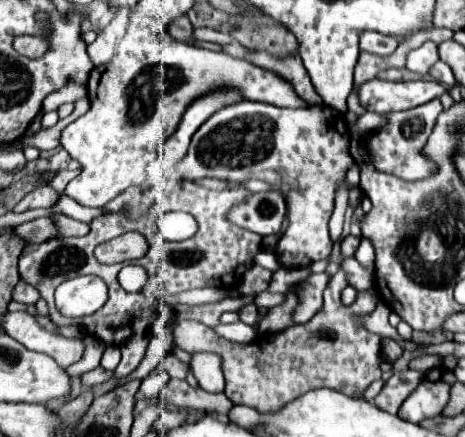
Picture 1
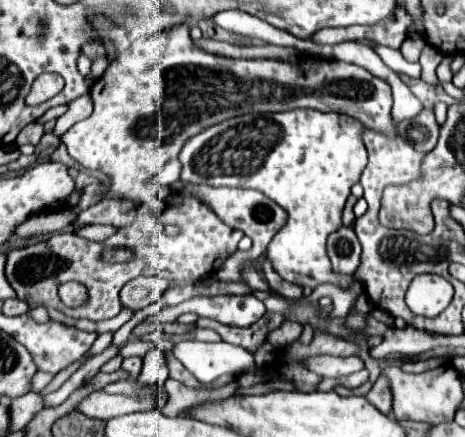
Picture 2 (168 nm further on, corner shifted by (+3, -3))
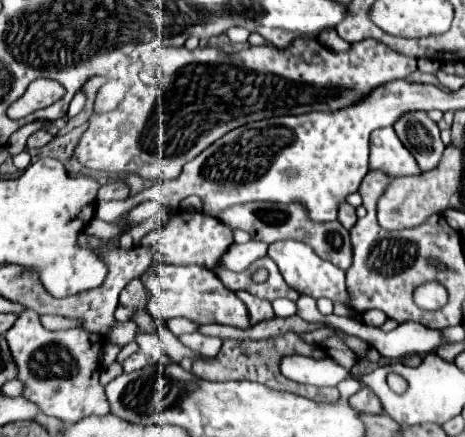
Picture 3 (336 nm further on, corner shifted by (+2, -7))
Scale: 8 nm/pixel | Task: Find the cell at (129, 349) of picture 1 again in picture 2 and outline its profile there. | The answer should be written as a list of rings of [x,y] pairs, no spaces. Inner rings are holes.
[[[140,356],[124,358],[124,362],[122,362],[122,370],[130,372],[130,376],[132,376],[132,378],[136,378],[136,376],[138,376],[140,368],[142,368],[142,358],[140,358]]]

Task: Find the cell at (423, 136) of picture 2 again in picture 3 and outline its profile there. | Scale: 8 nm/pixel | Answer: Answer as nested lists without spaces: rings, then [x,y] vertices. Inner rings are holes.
[[[409,112],[393,124],[403,146],[415,156],[417,164],[423,170],[437,168],[443,156],[443,142],[439,138],[437,124],[427,116],[427,112]]]

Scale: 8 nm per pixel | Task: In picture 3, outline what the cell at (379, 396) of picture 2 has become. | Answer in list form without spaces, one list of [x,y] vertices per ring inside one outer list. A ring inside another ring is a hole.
[[[363,386],[357,394],[353,394],[349,398],[349,404],[353,404],[353,408],[357,408],[359,412],[365,412],[365,414],[381,414],[383,412],[379,398],[367,386]]]

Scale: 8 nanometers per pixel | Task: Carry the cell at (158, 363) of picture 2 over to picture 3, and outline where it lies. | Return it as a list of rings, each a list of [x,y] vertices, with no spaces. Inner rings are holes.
[[[137,334],[135,336],[135,342],[139,344],[139,350],[149,356],[151,362],[157,362],[157,364],[167,364],[169,362],[169,356],[163,348],[163,344],[157,340],[155,334]]]

